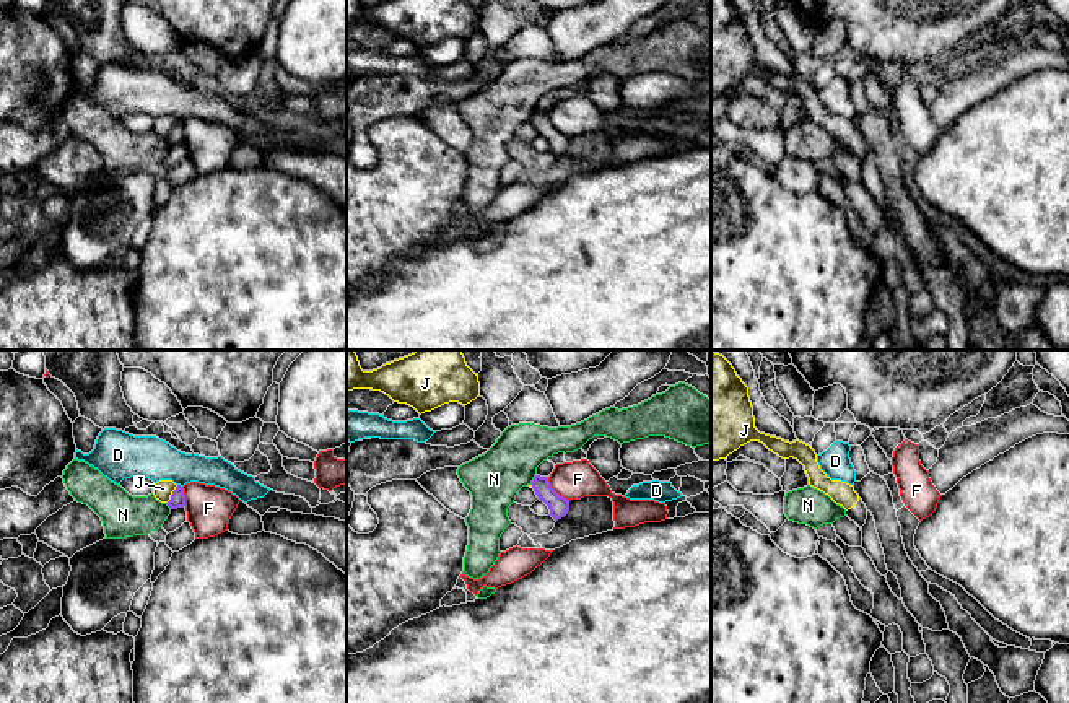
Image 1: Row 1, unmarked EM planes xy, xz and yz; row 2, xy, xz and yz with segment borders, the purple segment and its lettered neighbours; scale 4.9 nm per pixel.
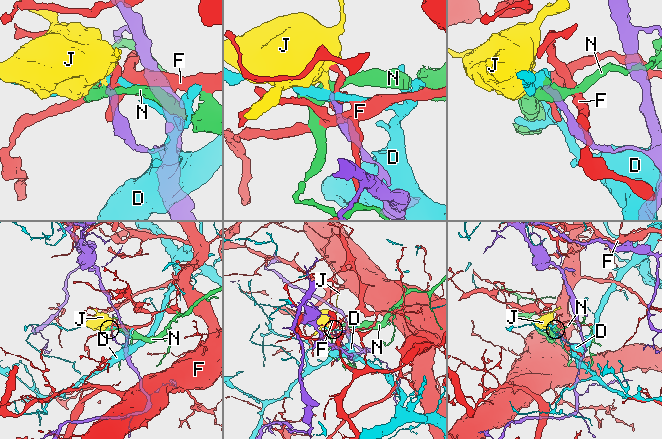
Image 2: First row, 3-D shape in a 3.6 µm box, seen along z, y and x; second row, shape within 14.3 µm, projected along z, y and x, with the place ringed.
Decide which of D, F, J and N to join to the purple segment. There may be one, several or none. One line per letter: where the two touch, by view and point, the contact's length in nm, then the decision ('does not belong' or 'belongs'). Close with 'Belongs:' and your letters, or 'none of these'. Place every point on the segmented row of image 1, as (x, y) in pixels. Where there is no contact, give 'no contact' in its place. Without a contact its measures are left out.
D: contact xy (179, 485); length 30 nm; does not belong
F: contact xz (555, 492); length 170 nm; does not belong
J: contact xy (173, 493); length 110 nm; does not belong
N: contact xz (532, 480); length 60 nm; does not belong
Belongs: none of these

